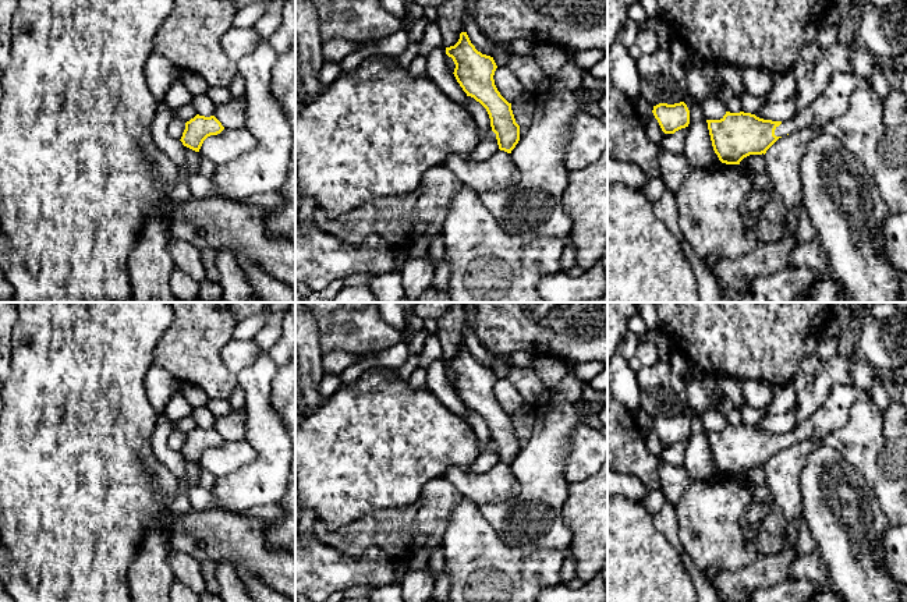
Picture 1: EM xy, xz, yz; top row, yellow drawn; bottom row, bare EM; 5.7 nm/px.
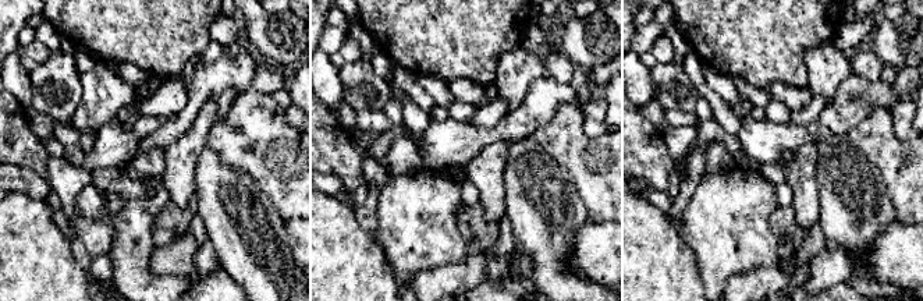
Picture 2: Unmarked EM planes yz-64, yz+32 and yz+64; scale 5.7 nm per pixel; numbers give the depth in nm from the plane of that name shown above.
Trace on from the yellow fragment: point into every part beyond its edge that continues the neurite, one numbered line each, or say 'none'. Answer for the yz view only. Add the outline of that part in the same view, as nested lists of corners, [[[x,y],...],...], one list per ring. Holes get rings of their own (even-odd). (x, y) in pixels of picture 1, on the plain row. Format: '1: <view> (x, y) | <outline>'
1: yz (833, 413) | [[[836,385],[826,396],[825,403],[808,419],[776,439],[775,447],[784,449],[801,442],[814,442],[816,445],[847,422],[855,403],[865,401],[869,397],[868,392],[854,385]]]

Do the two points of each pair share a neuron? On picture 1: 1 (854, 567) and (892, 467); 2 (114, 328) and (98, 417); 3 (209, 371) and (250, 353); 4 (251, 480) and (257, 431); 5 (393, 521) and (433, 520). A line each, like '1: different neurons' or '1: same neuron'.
1: different neurons
2: same neuron
3: different neurons
4: same neuron
5: same neuron

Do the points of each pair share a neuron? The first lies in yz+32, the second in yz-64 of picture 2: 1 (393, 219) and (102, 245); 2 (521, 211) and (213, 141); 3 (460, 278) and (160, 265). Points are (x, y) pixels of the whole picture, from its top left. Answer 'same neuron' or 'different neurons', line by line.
1: same neuron
2: different neurons
3: same neuron

